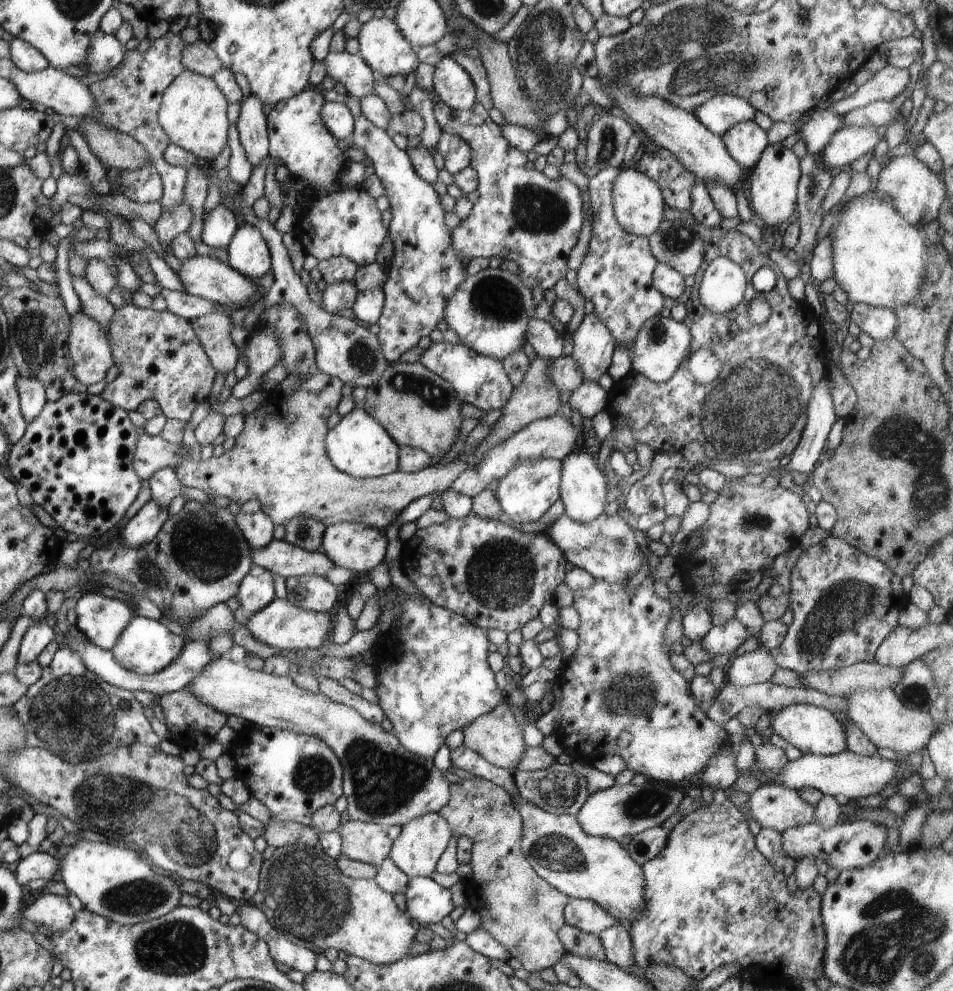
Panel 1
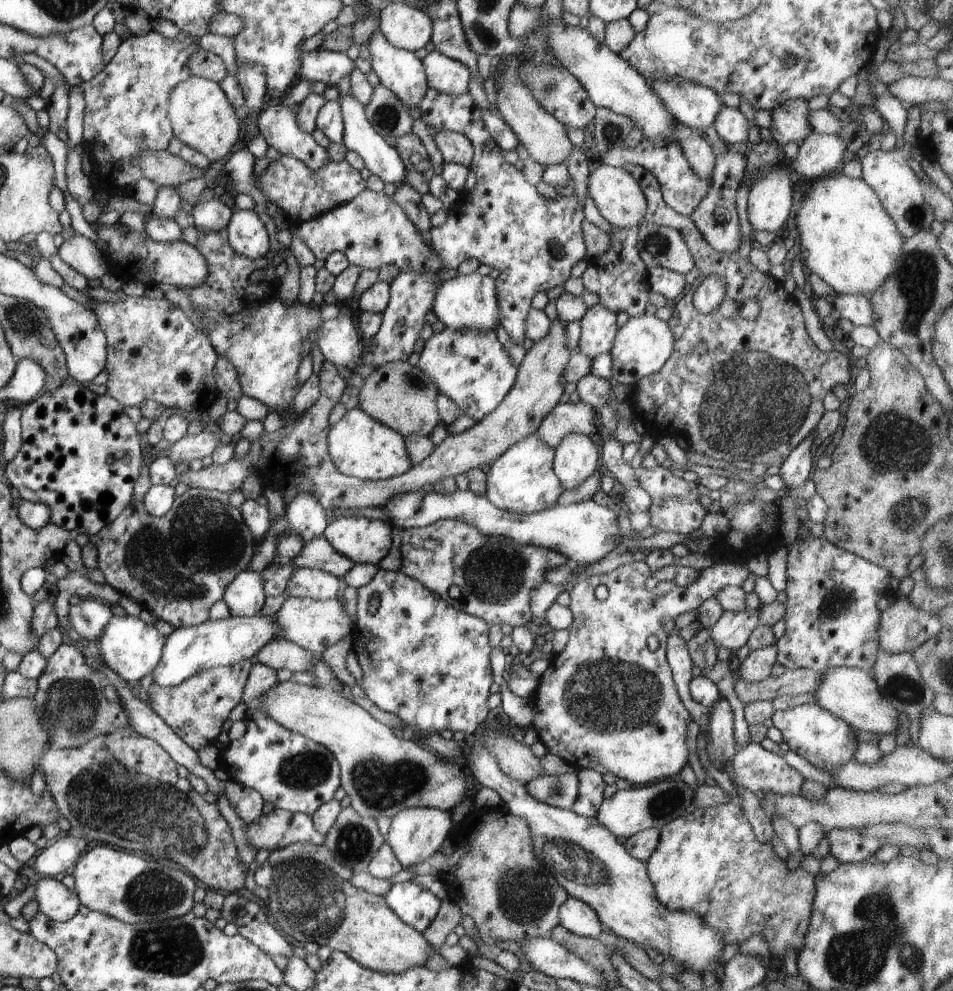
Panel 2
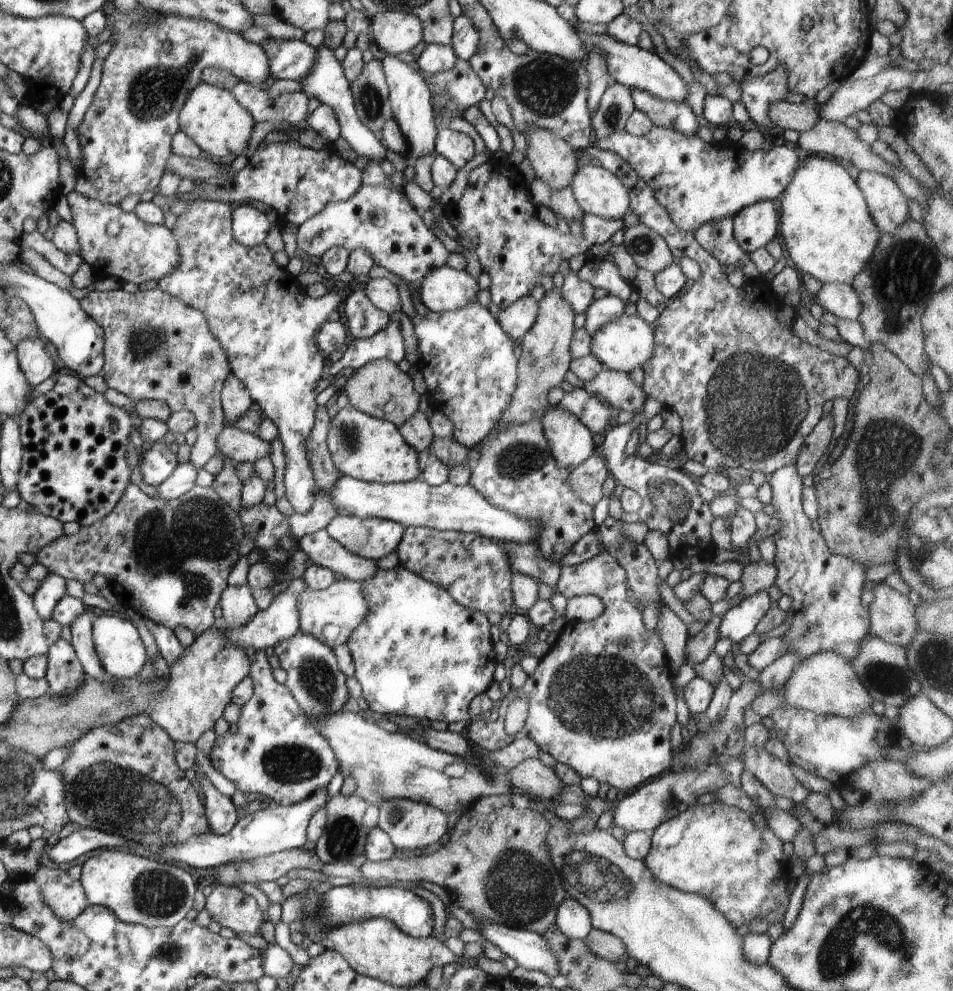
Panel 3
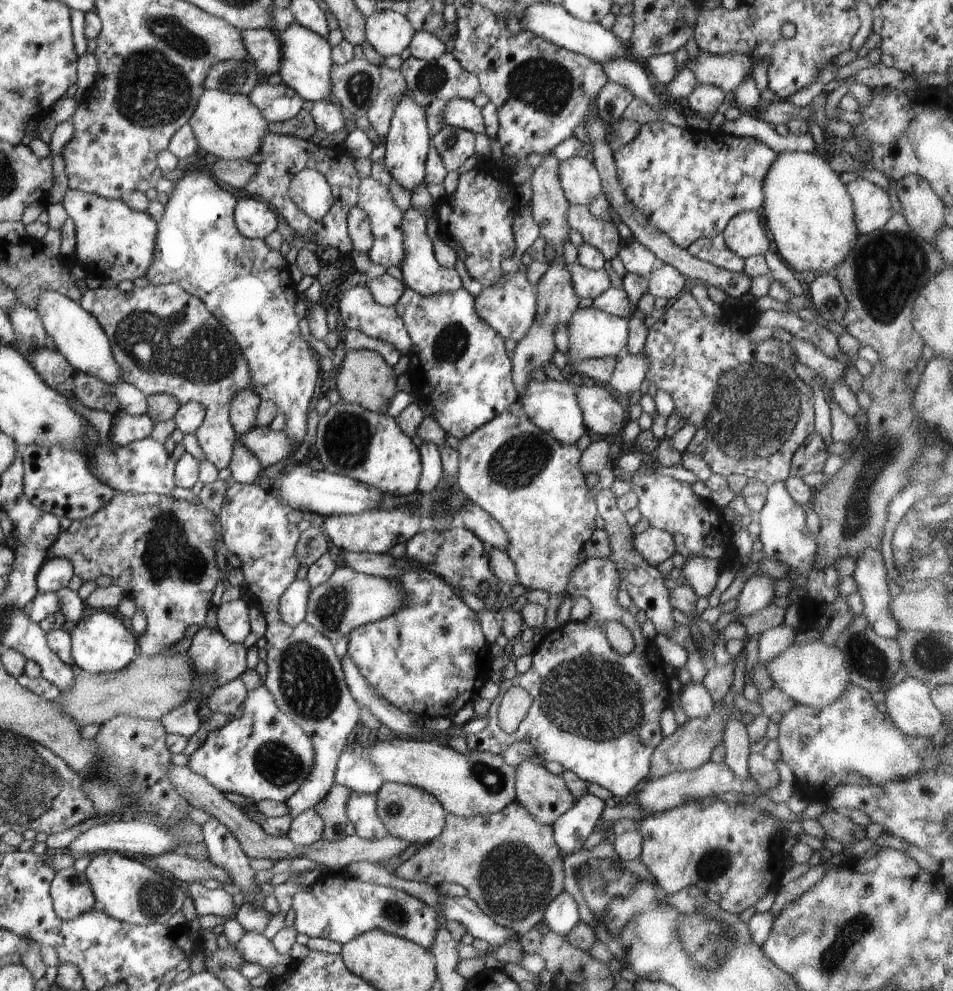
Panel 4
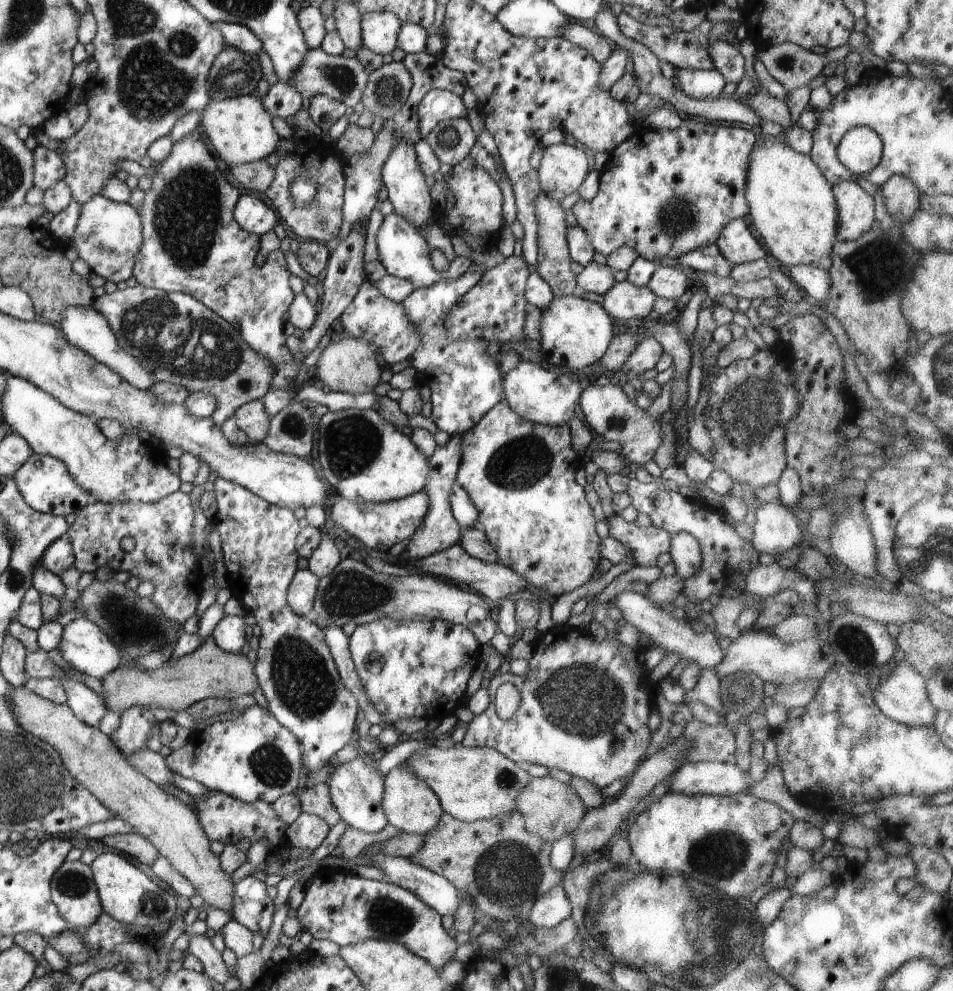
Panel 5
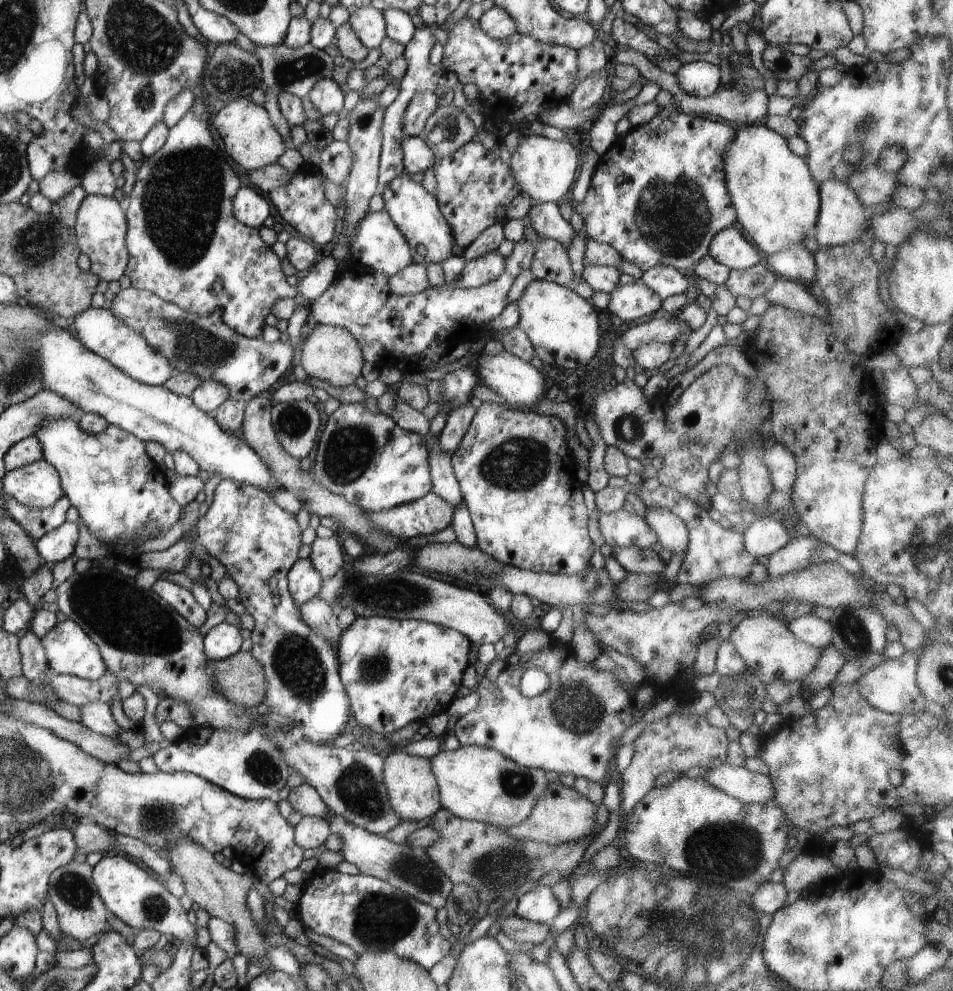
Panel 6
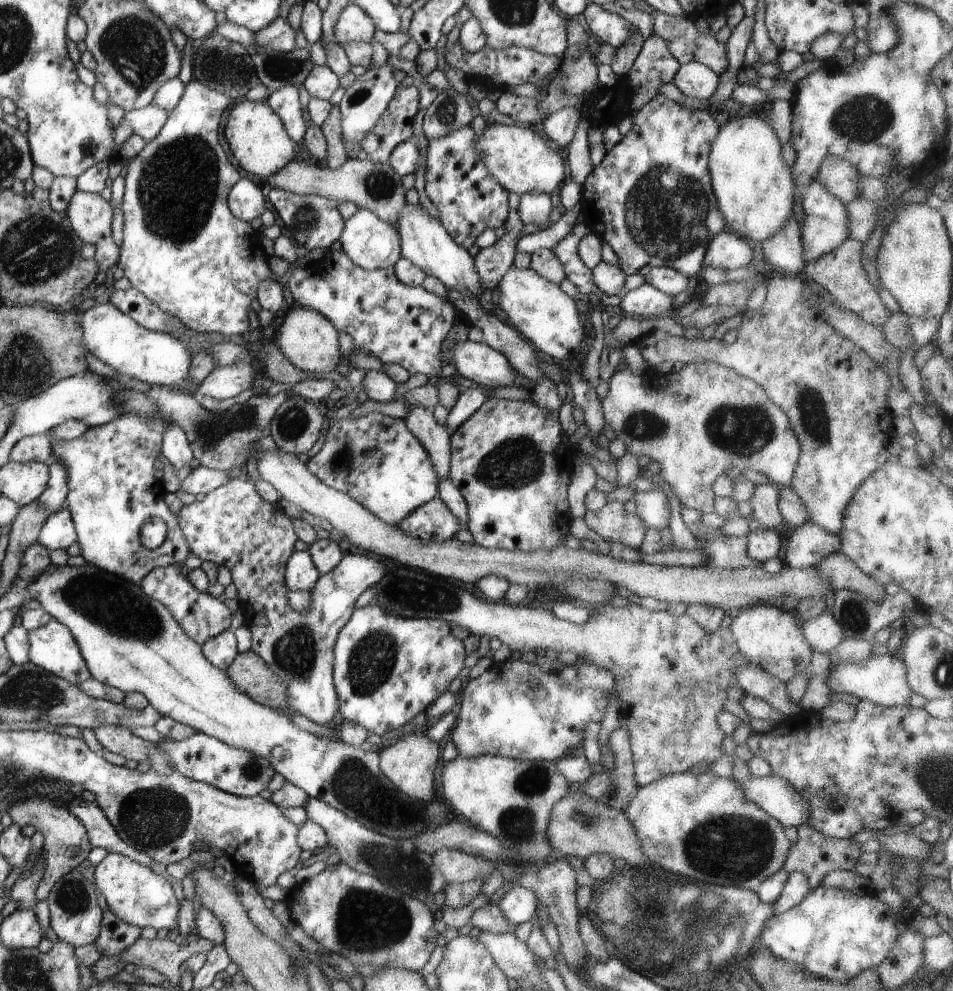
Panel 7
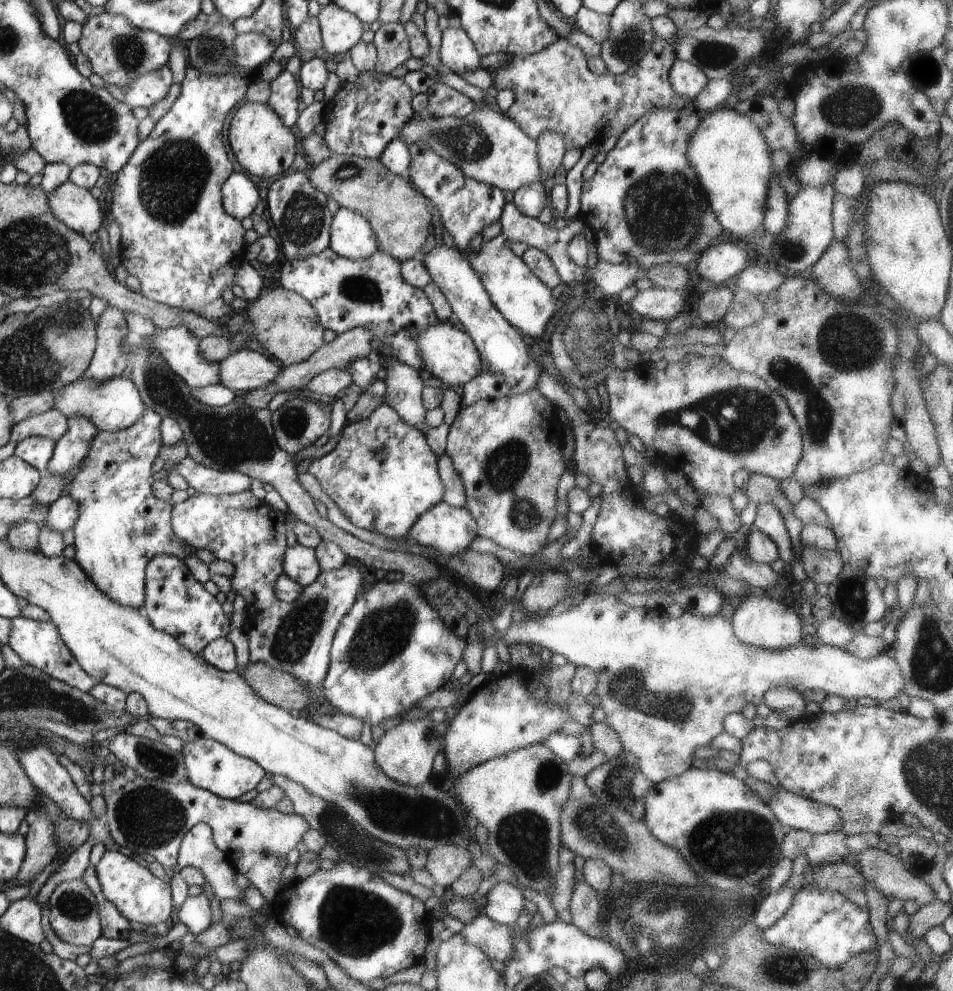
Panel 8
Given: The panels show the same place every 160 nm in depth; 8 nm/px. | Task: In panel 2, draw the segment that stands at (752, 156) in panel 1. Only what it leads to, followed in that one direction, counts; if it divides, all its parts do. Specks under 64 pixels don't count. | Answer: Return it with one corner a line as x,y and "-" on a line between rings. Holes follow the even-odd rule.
724,107
713,122
718,136
729,147
748,138
748,120
740,109

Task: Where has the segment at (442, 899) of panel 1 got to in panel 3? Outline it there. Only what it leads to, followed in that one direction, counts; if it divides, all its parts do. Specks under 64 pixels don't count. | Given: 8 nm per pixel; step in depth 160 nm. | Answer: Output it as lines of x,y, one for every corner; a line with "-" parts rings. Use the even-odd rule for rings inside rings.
352,885
337,886
325,892
317,902
315,909
308,914
305,898
296,893
286,897
281,903
281,920
293,926
302,926
300,931
313,943
320,943
325,935
343,924
365,921
369,918
391,920
404,934
414,938
428,938
433,931
433,912
430,903
412,891
395,887
362,887
354,889

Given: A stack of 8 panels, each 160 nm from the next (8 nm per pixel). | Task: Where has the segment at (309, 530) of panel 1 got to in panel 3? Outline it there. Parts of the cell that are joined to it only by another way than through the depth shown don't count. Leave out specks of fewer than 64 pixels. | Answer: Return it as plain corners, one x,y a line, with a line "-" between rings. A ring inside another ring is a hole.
209,199
186,203
186,212
177,216
171,230
179,245
181,261
170,274
159,278
158,285
162,290
180,297
186,304
204,313
212,334
220,340
225,354
228,355
231,372
244,383
263,414
276,424
279,432
277,437
283,444
285,456
285,495
295,512
304,514
313,507
318,490
307,453
307,438
315,423
317,407
314,386
324,372
324,354
316,344
315,334
346,298
343,296
344,291
327,292
319,299
309,297
305,292
306,287
300,285
297,277
274,261
274,253
265,242
249,247
235,239
231,227
235,205

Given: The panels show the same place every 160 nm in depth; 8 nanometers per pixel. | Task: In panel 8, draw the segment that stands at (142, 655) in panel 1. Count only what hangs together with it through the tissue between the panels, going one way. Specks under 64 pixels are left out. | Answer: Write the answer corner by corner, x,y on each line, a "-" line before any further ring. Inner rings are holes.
21,615
11,622
12,630
10,630
8,646
20,656
23,664
32,666
37,670
42,670
48,676
52,676
55,680
72,686
75,690
90,693
90,690
95,687
95,678
84,672
82,666
71,654
71,650
64,644
59,629
51,621
30,620

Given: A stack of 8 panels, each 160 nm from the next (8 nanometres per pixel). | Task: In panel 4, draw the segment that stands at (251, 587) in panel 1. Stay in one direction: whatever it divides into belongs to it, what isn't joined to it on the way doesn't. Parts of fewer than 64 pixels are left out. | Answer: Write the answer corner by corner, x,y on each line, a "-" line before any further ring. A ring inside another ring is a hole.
242,598
216,606
218,630
231,643
243,644
250,634
249,608

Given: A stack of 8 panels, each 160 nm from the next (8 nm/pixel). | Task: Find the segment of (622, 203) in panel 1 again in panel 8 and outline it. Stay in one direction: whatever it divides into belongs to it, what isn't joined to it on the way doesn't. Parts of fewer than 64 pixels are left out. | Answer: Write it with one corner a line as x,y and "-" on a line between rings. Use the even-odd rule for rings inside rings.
482,104
464,118
456,116
412,116
399,137
409,146
424,140
430,150
458,166
464,176
502,191
516,192
528,184
542,181
538,160
538,144
505,113
496,107

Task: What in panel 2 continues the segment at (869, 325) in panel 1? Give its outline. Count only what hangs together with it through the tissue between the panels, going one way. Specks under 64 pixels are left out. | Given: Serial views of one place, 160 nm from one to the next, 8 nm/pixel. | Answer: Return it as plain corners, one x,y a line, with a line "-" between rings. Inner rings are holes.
839,294
832,297
830,301
840,318
850,320
853,325
872,325
871,302
866,295

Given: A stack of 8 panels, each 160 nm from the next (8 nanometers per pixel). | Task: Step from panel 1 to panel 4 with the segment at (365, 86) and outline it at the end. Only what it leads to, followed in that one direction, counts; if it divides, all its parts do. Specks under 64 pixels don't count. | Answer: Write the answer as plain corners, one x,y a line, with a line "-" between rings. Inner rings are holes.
244,29
240,32
247,56
255,61
259,72
266,76
277,73
281,61
279,37
266,29

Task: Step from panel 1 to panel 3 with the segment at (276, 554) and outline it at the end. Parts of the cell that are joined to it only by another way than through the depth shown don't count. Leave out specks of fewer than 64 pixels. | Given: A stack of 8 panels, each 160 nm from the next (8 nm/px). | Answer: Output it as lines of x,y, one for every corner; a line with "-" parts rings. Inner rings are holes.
326,529
299,538
297,544
313,563
328,567
334,574
347,579
365,581
379,569
377,561
352,554
335,541

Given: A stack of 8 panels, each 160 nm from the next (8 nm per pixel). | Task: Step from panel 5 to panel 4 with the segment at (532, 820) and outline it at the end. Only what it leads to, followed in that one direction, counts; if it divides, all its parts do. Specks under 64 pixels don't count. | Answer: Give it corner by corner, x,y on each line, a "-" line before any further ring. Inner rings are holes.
538,760
522,761
515,767
515,800
520,803
536,822
543,825
553,825
567,810
570,810
576,798
568,790
561,776
554,776
540,765

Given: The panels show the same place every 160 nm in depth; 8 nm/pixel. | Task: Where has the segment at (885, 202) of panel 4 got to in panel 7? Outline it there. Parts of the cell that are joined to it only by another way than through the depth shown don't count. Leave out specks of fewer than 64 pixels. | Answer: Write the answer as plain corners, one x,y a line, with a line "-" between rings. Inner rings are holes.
816,180
807,184
806,192
802,195
802,208
801,243
803,259
807,265
838,248
849,237
849,228
846,205

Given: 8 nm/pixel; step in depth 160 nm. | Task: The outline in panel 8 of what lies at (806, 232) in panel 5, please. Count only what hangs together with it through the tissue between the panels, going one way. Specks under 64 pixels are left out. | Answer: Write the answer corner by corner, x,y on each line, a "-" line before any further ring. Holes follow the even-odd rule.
726,106
702,115
702,122
688,144
686,158
706,190
710,209
724,231
744,236
764,222
775,167
764,134
748,116

